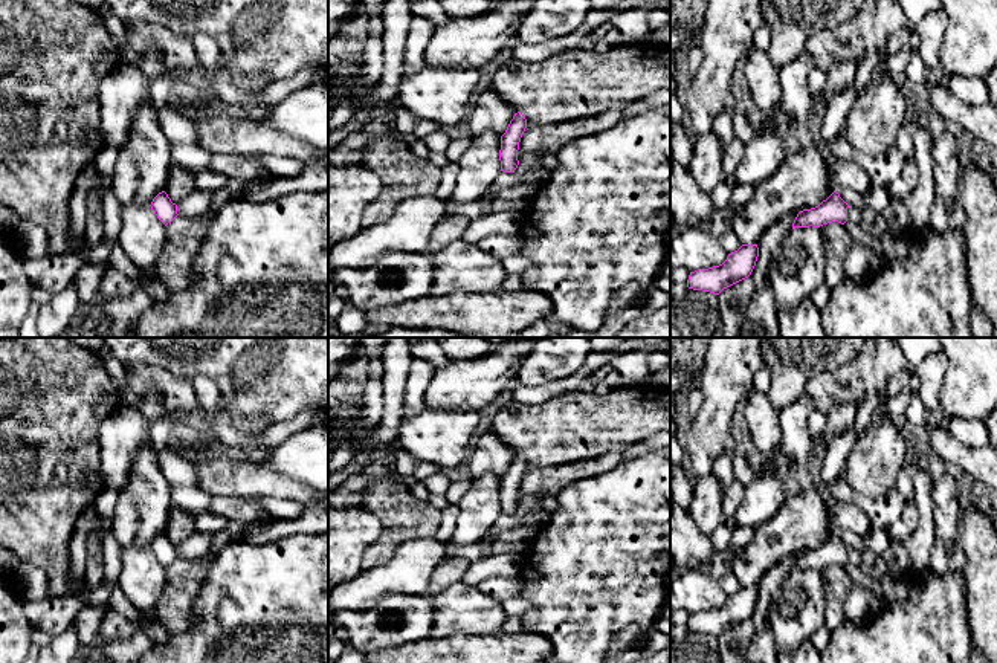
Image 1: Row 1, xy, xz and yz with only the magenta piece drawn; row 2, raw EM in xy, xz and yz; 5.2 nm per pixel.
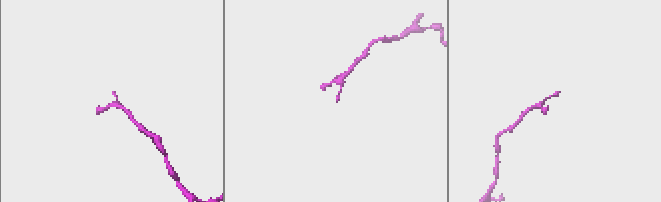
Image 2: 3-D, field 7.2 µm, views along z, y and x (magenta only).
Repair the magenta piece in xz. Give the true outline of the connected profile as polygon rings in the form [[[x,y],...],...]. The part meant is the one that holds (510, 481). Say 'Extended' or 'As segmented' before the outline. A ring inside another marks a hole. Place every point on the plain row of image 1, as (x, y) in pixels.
As segmented. [[[521,454],[515,455],[505,475],[501,478],[499,492],[501,513],[515,515],[515,512],[518,510],[519,507],[518,492],[525,471],[527,471],[525,458]]]

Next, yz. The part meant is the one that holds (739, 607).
As segmented. [[[742,587],[727,602],[708,611],[690,614],[687,629],[719,637],[724,631],[748,620],[759,599],[757,587]]]

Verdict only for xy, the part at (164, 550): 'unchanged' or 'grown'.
unchanged

